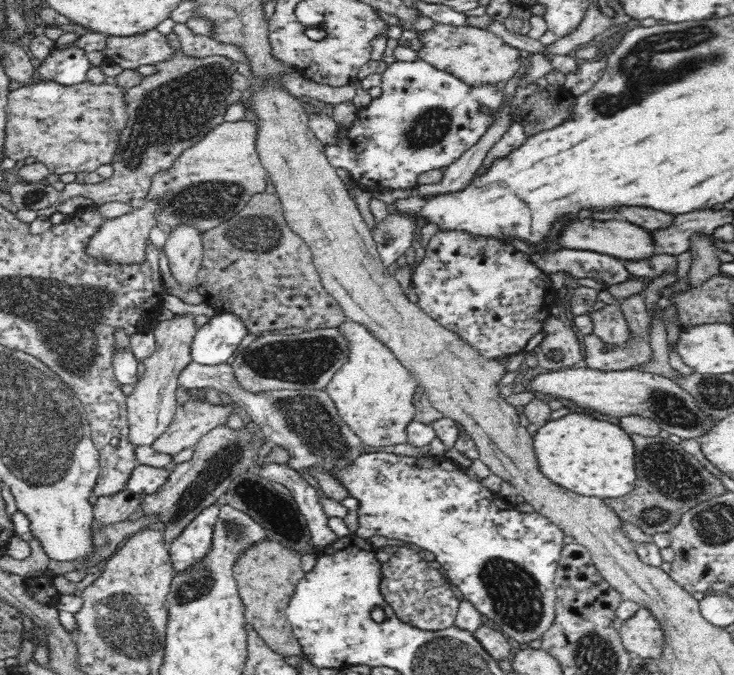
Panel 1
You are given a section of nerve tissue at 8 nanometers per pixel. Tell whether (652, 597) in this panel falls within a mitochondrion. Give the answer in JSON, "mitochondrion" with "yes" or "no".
{"mitochondrion":"no"}

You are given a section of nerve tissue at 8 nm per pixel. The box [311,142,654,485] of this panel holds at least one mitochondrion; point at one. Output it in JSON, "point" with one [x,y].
{"point":[389,233]}

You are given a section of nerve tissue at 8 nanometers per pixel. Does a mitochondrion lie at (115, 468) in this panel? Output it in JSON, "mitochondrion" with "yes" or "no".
{"mitochondrion":"no"}

